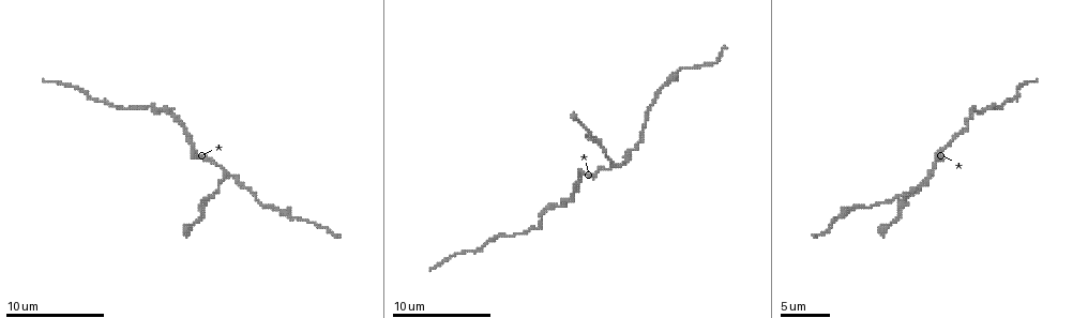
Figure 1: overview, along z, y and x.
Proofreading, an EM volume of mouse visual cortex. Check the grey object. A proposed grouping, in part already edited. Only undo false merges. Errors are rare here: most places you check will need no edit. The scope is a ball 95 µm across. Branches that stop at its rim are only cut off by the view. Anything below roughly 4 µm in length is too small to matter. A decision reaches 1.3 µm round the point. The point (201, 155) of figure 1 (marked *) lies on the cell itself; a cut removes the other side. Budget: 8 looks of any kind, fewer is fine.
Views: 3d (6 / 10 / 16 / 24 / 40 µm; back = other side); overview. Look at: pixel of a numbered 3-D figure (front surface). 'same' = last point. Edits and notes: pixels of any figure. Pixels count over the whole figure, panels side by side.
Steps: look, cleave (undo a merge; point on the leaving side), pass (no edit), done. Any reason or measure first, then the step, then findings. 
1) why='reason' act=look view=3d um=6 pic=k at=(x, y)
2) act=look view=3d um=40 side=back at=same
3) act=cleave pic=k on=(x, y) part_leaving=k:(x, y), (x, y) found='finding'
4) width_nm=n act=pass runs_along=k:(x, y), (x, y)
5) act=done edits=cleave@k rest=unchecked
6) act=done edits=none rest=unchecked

why='three-way junction' act=look view=3d um=10 pic=1 at=(229, 174)

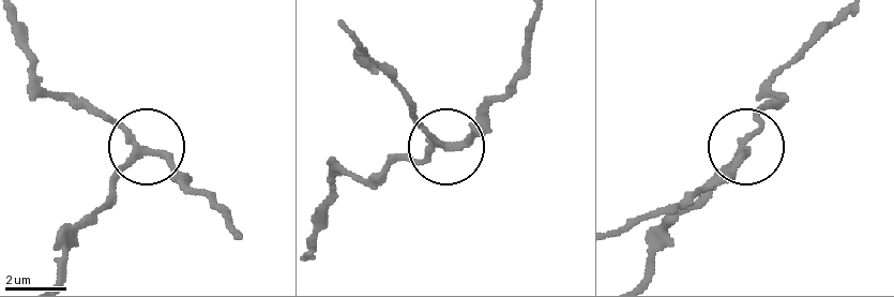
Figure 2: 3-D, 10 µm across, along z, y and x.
act=pass runs_along=2:(62, 93), (112, 119), (141, 145), (92, 211) found='continuous, no second cell'

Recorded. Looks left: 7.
why='three arms meet' act=look view=3d um=10 pic=1 at=(289, 218)

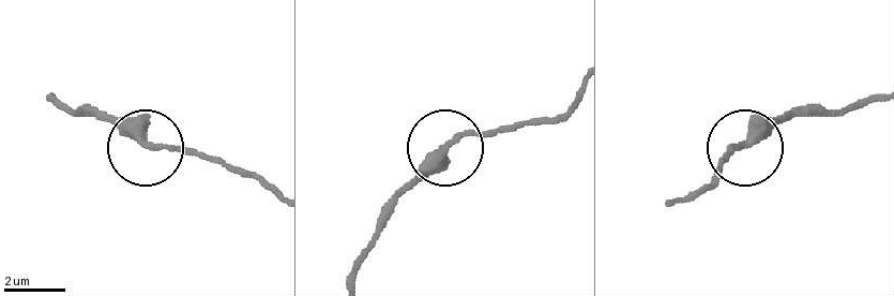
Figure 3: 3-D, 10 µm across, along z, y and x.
act=look view=3d um=10 side=back pic=3 at=(445, 152)

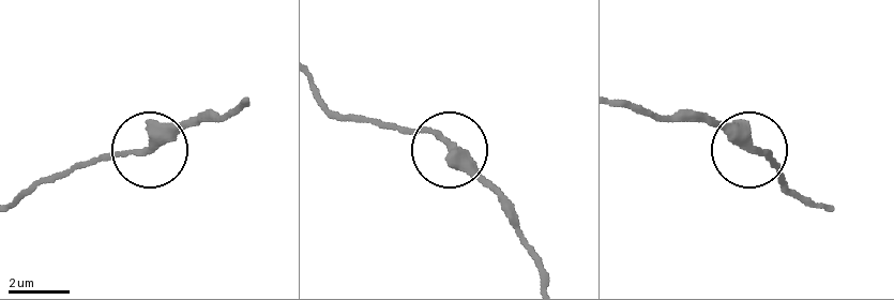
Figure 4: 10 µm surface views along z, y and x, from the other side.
width_nm=250 act=pass runs_along=4:(623, 103), (708, 121), (746, 147), (769, 150), (777, 165) found='one cell here'

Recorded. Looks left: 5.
why='thick turns thin' act=look view=3d um=6 pic=1 at=(156, 110)

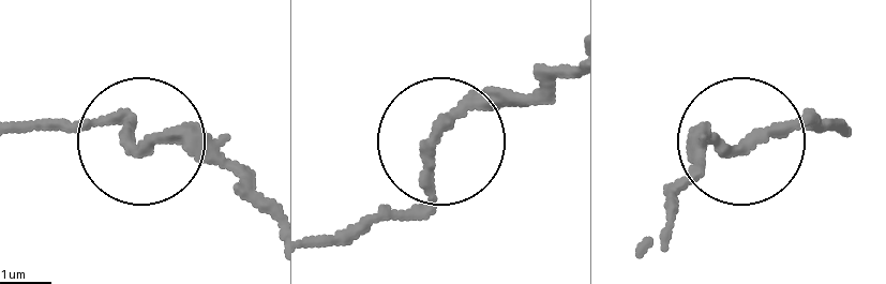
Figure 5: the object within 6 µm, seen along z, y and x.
act=look view=3d um=6 side=back pic=5 at=(137, 147)

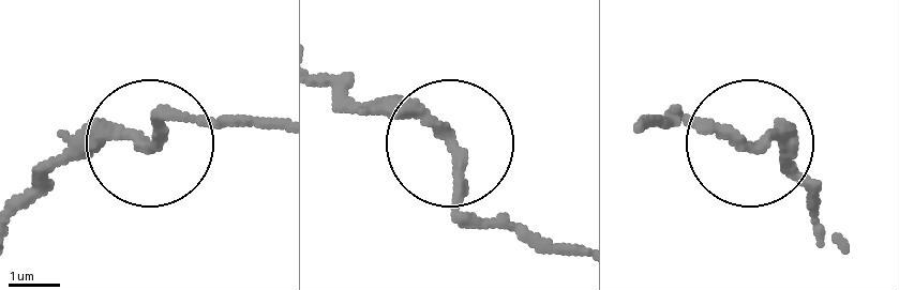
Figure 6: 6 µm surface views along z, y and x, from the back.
act=pass runs_along=6:(20, 204), (93, 149), (182, 116), (229, 116) found='continuous, no second cell'

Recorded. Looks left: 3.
why='narrows sharply' act=look view=3d um=6 pic=1 at=(486, 244)

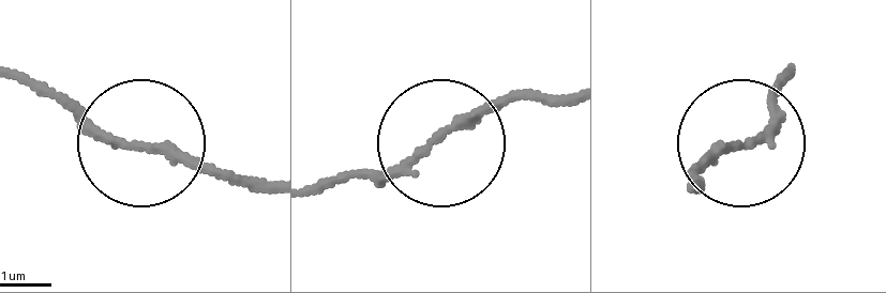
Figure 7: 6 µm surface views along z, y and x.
act=pass runs_along=7:(694, 187), (715, 157), (766, 133), (783, 77) found='one cell here'

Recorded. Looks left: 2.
act=done edits=none rest=unchecked

